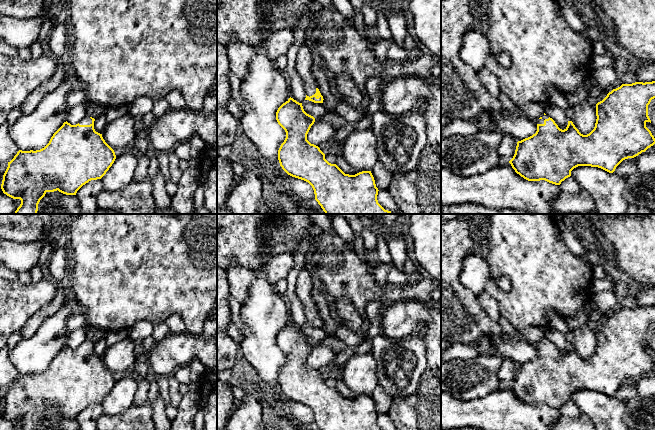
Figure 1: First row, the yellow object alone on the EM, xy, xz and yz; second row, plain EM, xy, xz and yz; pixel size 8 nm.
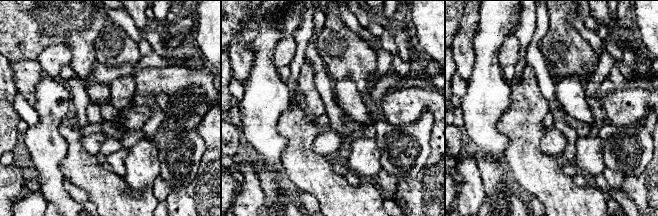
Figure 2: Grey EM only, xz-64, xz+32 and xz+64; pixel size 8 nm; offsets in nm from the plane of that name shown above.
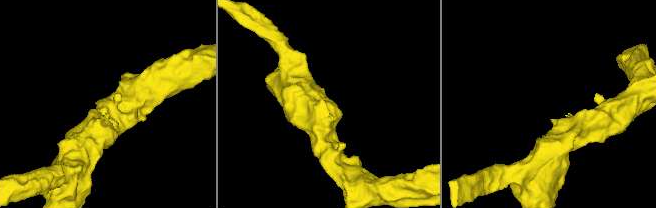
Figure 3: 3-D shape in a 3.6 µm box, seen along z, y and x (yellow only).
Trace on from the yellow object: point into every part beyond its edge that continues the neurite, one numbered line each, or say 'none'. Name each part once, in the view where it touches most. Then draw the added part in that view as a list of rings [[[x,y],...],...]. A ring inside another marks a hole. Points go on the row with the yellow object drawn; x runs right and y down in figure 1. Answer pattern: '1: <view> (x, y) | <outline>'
1: xy (87, 120) | [[[86,116],[79,124],[80,125],[90,125],[92,124],[92,119],[89,116]]]

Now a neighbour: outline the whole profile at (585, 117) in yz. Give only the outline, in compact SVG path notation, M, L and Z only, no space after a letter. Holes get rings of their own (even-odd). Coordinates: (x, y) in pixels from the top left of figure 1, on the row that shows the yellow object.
M585 100L573 106L574 118L572 120L575 127L583 135L589 134L595 127L596 107L590 106Z

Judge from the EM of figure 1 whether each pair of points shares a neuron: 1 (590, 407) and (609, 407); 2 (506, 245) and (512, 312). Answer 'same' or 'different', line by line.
1: same
2: same

